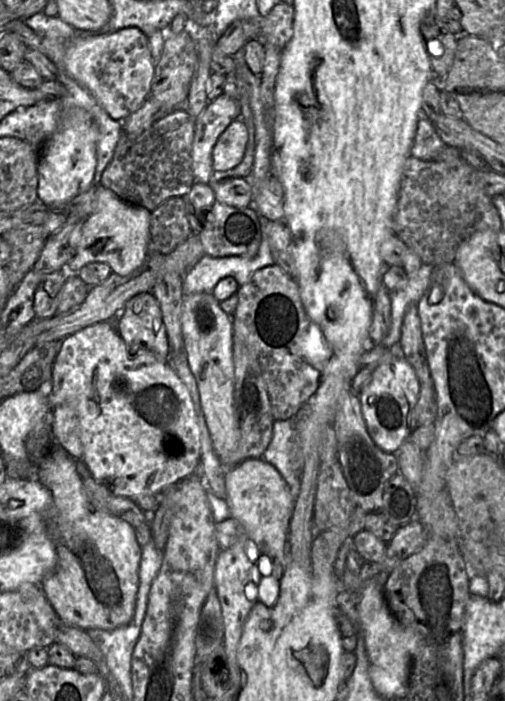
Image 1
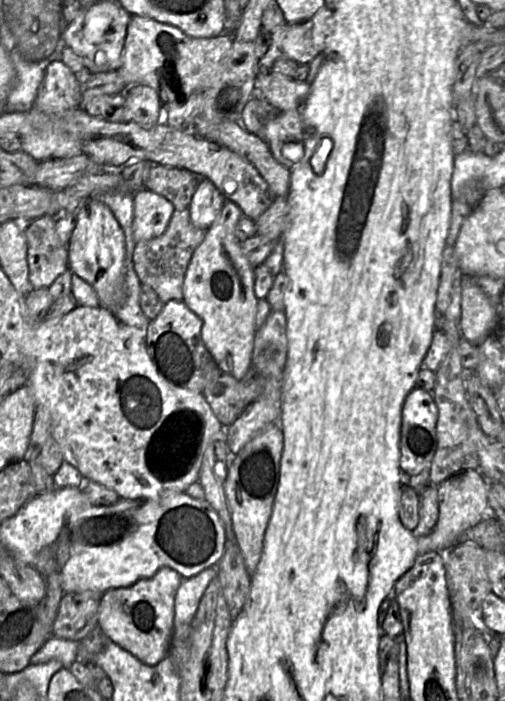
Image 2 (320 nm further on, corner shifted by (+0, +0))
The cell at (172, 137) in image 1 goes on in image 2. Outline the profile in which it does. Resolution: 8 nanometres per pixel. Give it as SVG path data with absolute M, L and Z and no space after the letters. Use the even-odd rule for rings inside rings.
M153 165L143 187L168 199L176 209L188 208L199 180L192 171Z

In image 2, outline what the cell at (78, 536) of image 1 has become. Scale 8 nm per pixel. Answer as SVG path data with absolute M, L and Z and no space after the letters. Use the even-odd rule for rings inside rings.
M169 567L131 586L110 589L102 595L97 625L107 637L145 665L154 666L169 653L174 628L174 602L182 576Z

